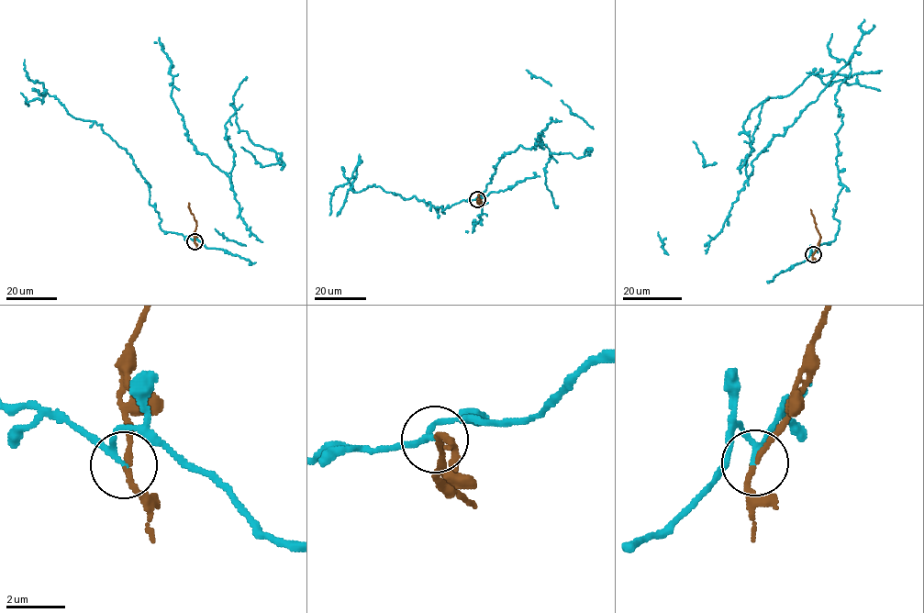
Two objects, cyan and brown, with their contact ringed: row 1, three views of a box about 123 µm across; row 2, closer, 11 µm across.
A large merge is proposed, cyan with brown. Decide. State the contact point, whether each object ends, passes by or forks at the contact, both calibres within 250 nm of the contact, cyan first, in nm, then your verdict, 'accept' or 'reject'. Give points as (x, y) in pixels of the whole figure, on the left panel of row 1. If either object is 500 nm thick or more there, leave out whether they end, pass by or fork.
place (194, 241); cyan passes by; brown passes by; calibres 150 and 160 nm; reject

